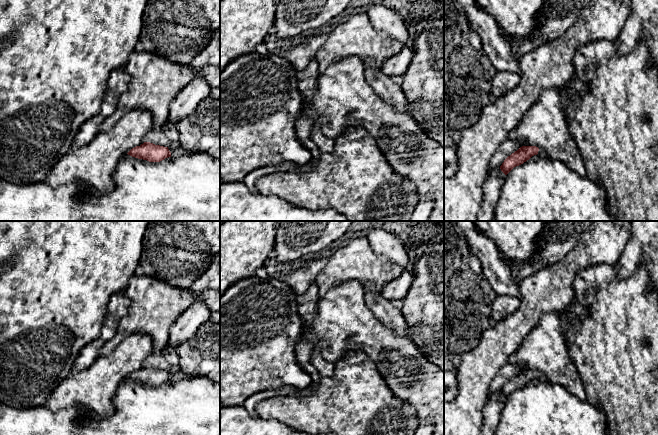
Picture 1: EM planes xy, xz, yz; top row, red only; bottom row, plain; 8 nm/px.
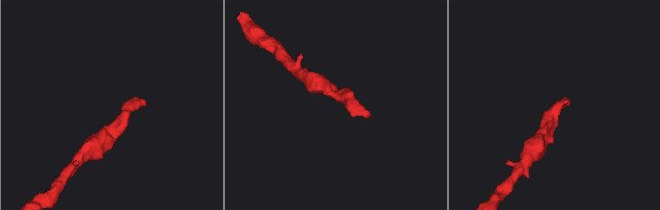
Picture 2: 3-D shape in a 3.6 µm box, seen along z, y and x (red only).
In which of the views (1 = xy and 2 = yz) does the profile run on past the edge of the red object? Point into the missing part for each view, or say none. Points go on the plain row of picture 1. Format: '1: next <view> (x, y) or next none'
1: next none
2: next yz (542, 377)

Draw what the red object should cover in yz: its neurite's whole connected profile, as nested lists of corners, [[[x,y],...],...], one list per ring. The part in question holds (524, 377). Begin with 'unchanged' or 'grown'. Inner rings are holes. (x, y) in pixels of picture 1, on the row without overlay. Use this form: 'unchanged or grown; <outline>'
grown; [[[522,370],[504,384],[500,393],[507,399],[514,391],[523,388],[534,379],[538,379],[542,382],[548,381],[547,376],[541,371]]]

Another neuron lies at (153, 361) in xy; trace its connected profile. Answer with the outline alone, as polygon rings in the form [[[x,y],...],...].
[[[151,355],[147,358],[146,365],[157,369],[161,364],[162,360],[163,360],[163,357],[161,355],[159,356]]]

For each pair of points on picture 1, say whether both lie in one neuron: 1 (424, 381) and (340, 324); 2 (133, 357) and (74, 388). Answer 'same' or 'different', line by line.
1: same
2: same

